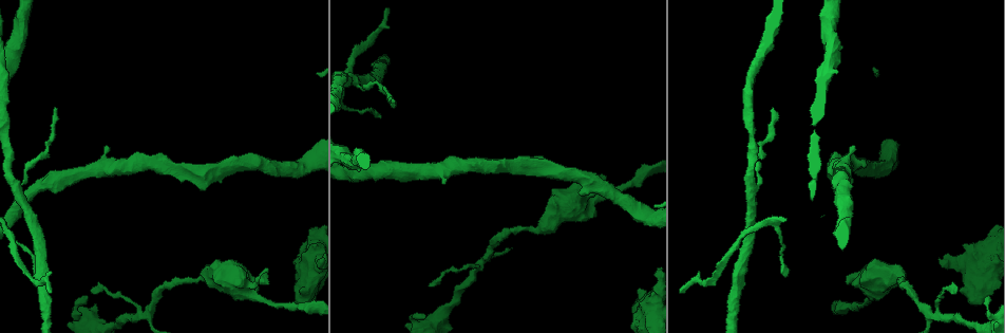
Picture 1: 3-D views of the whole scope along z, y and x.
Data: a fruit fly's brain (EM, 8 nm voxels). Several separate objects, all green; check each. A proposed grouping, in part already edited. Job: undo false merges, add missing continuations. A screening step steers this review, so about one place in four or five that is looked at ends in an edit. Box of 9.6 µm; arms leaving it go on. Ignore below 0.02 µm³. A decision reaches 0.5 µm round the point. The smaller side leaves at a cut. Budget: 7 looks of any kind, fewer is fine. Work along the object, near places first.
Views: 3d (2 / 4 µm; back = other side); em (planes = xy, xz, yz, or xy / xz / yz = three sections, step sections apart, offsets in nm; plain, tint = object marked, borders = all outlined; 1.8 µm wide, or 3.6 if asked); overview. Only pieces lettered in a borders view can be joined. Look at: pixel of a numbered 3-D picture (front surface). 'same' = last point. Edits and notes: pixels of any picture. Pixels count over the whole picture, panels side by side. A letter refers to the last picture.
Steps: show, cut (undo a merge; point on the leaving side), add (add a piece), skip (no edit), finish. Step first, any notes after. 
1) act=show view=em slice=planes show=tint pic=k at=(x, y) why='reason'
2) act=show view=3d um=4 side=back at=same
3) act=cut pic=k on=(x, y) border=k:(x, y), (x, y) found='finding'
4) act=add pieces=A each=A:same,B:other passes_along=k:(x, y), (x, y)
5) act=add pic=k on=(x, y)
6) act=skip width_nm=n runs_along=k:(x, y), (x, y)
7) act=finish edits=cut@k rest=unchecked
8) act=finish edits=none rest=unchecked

act=show view=em slice=planes show=borders pic=1 at=(751, 185) why='side arm on a straight run'

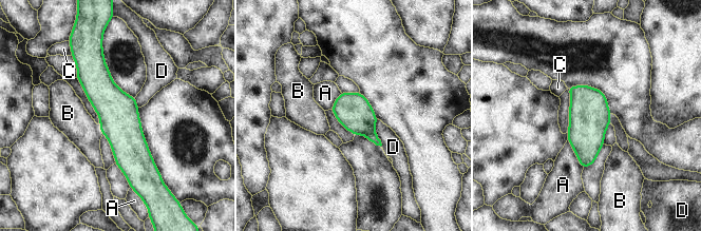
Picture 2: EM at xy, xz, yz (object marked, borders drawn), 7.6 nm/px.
act=cut pic=2 on=(373, 137) each=A:other,B:other,C:other,D:other border=2:(373, 132), (365, 135) found='a second neuron is stuck on'

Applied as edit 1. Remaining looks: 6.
act=show view=overview why='see it whole again'

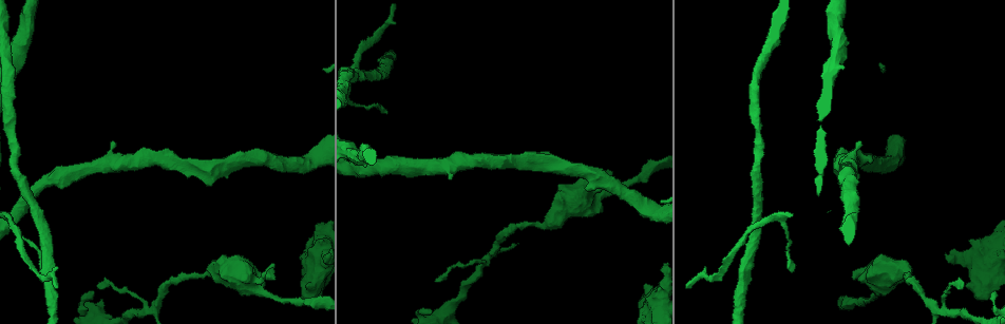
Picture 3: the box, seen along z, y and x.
act=show view=3d um=4 pic=3 at=(612, 172) why='an open end'

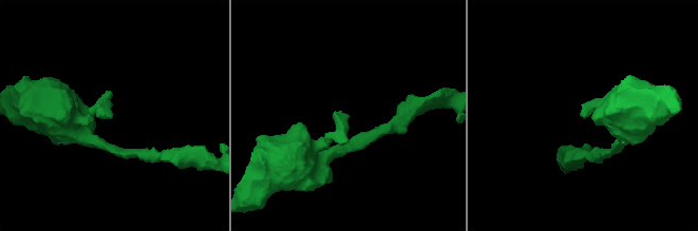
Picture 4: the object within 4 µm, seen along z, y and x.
act=show view=em slice=planes show=borders pic=4 at=(342, 116)

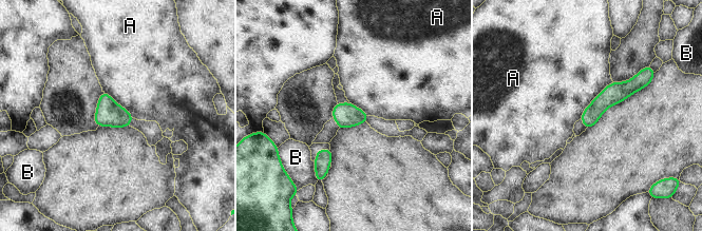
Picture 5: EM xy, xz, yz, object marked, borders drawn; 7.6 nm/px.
act=skip width_nm=140 longest_contact=A:380nm each=A:other,B:other found='none of them fits'

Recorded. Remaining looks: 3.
act=show view=em slice=xy step=4 show=tint pic=3 at=(485, 262) why='two arms in line, one across'

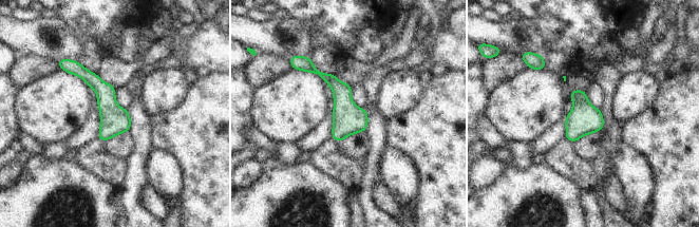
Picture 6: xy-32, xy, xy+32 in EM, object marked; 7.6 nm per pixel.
act=show view=em slice=planes show=tint at=same why='another direction'

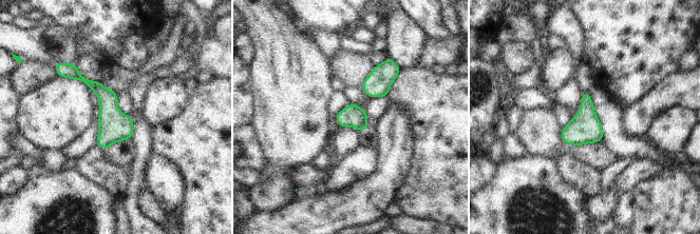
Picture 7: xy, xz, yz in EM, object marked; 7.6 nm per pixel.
act=show view=em slice=planes show=borders at=same why='what lies round it'

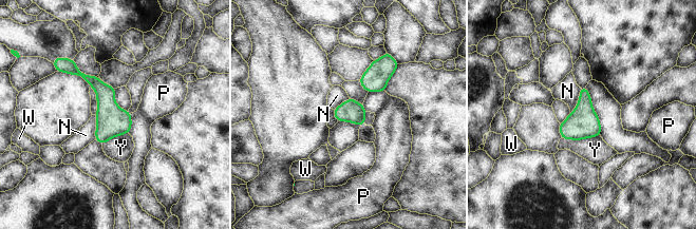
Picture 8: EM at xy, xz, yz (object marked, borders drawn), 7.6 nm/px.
act=skip width_nm=170 longest_contact=Y:300nm each=N:other,P:other,W:other,Y:other found='all the same neuron'

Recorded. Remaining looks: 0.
act=finish edits=cut@2 rest=unchecked

